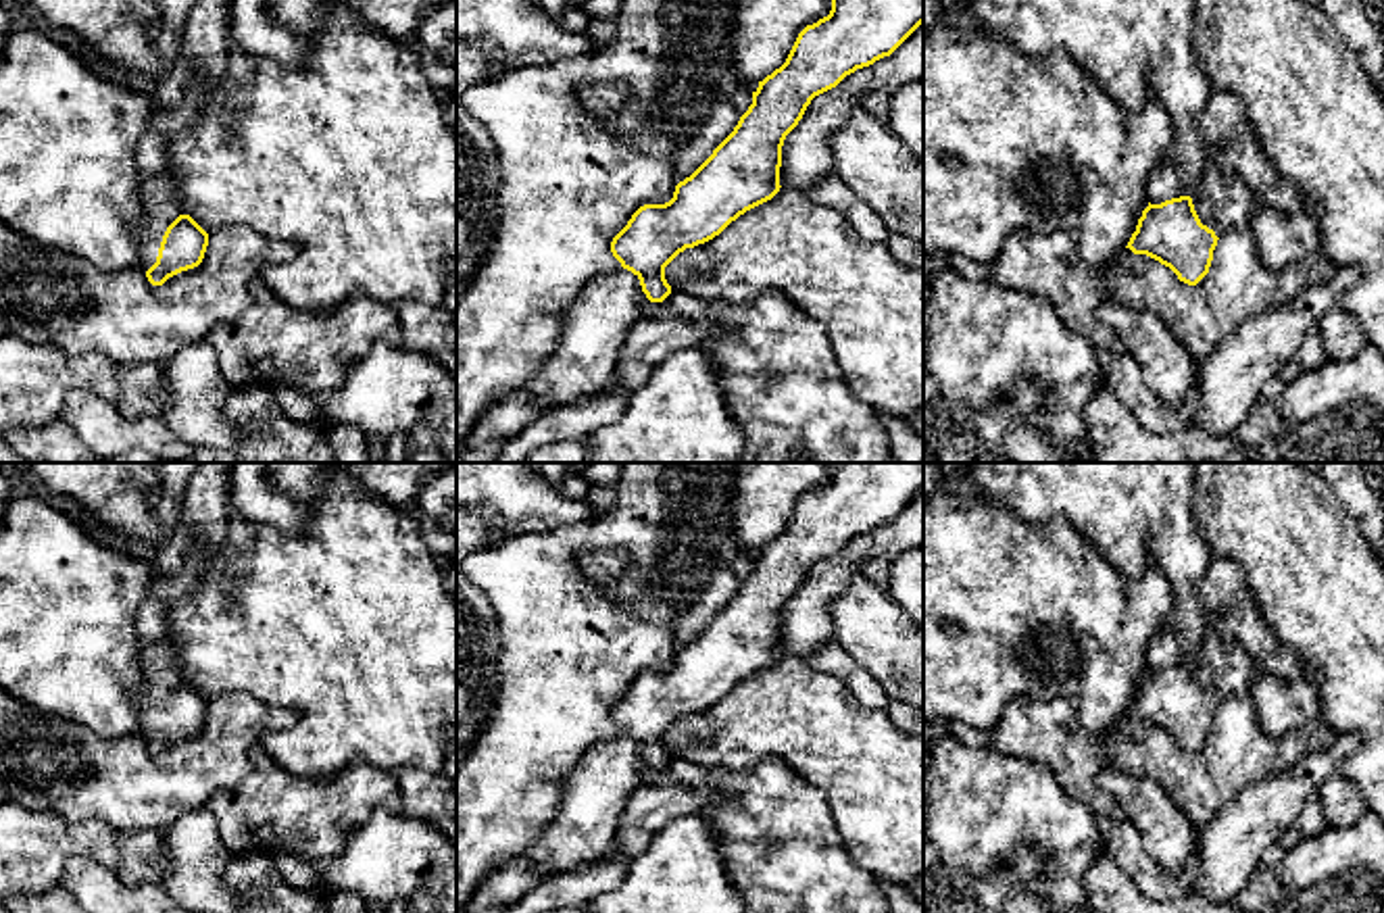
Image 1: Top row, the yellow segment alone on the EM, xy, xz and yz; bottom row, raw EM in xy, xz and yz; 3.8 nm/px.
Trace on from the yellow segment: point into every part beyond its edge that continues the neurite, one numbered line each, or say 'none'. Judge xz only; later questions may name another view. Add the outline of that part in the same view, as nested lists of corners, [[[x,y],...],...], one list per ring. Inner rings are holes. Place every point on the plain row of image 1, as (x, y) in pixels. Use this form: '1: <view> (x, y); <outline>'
1: xz (595, 795); [[[623,734],[588,750],[565,778],[561,807],[525,859],[552,873],[586,869],[611,846],[621,813],[648,769],[638,742]]]

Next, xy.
1: xy (159, 663); [[[167,638],[142,642],[142,686],[135,694],[140,707],[138,734],[150,736],[156,730],[158,715],[167,694],[186,682],[173,644]]]

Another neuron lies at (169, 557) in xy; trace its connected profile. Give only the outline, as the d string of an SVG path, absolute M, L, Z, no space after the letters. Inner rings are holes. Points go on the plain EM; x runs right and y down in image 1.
M179 517L171 536L152 548L154 575L173 575L181 571L190 559L192 527Z

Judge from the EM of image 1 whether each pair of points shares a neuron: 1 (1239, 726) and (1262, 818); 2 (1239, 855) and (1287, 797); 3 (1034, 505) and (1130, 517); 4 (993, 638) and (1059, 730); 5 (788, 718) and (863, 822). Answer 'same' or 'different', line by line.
1: different
2: same
3: same
4: different
5: same

